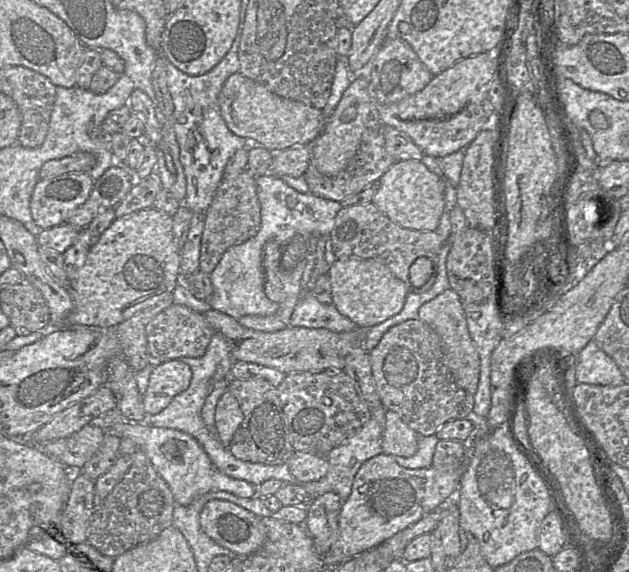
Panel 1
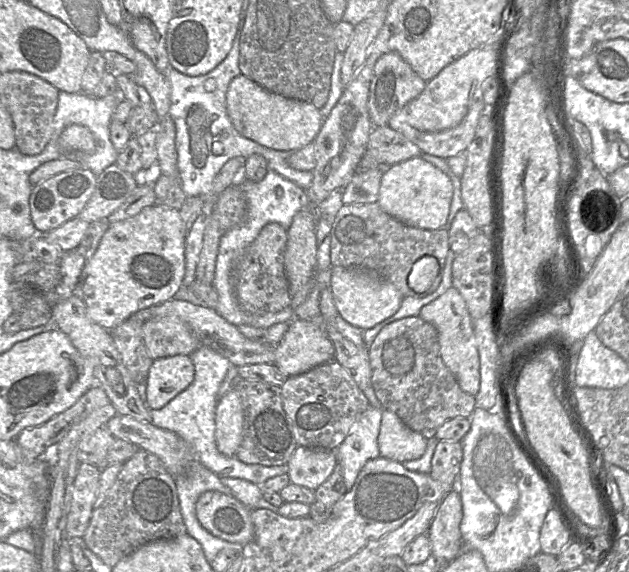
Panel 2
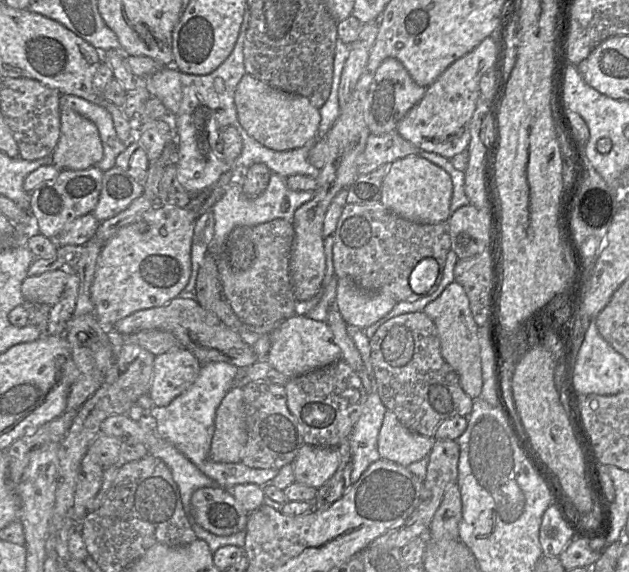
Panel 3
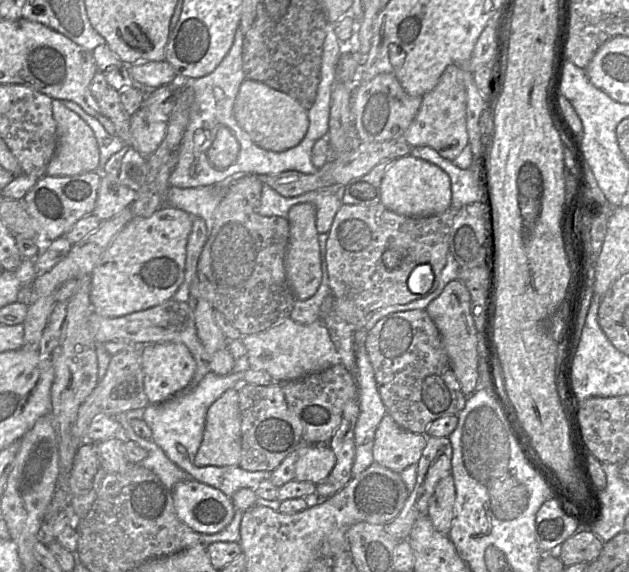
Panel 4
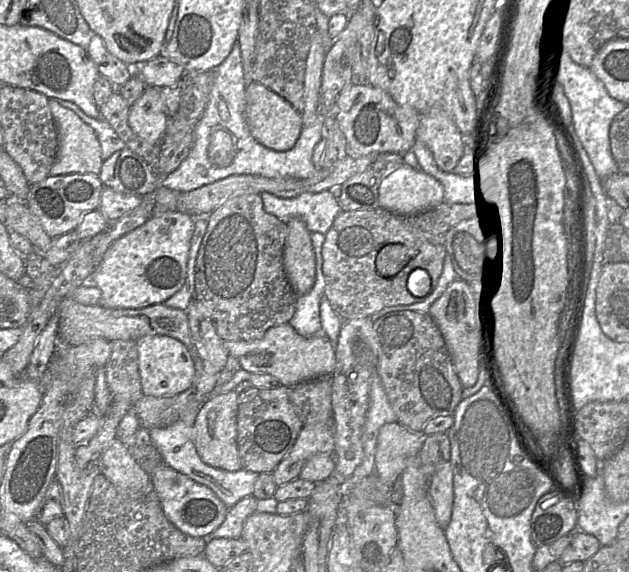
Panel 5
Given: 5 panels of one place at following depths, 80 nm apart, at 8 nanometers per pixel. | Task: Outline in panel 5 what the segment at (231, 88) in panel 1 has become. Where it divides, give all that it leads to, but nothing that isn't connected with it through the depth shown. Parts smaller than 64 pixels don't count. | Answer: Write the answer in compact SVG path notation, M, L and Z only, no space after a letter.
M257 82L246 86L245 98L245 119L255 140L279 152L292 149L303 128L301 113L296 111L283 97Z

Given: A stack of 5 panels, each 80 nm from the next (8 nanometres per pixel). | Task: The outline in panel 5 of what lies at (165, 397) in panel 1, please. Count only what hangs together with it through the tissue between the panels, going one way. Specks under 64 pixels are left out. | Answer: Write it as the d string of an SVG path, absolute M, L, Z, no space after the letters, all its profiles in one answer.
M148 335L136 340L138 366L144 395L163 397L181 393L188 389L195 376L193 358L179 340L165 335Z

